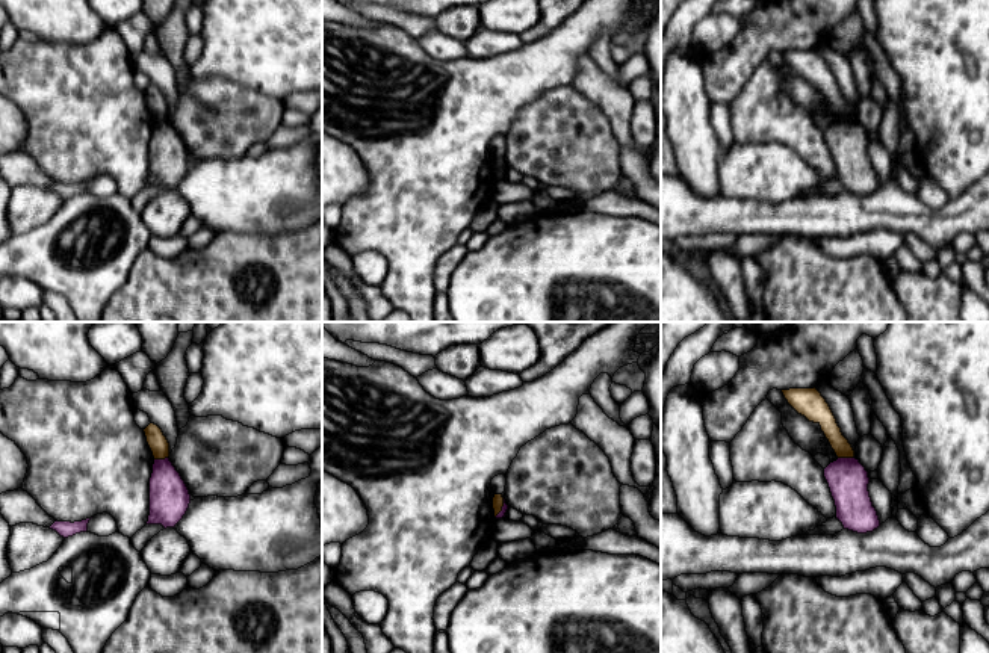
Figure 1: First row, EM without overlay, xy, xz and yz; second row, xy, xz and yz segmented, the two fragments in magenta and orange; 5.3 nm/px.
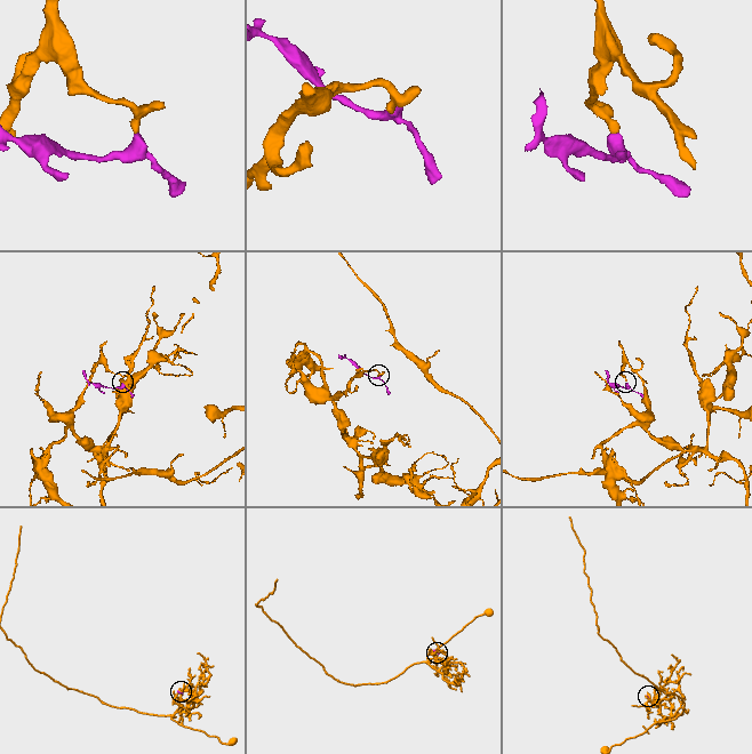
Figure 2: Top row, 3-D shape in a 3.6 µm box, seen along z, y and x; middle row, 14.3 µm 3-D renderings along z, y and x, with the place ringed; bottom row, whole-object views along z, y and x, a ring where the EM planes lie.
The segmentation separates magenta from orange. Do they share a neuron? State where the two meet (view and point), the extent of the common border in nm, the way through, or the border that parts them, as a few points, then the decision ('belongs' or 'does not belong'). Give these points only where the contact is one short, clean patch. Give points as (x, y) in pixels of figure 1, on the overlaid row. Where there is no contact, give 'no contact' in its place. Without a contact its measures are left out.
yz (846, 458) | 80 nm | along yz (838, 457), (852, 458) | does not belong

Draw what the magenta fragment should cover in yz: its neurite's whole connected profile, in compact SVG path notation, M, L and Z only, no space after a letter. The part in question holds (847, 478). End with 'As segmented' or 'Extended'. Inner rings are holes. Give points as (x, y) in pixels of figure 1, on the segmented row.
M838 458L824 469L824 478L844 529L867 534L880 526L868 491L868 472L859 460Z. As segmented

